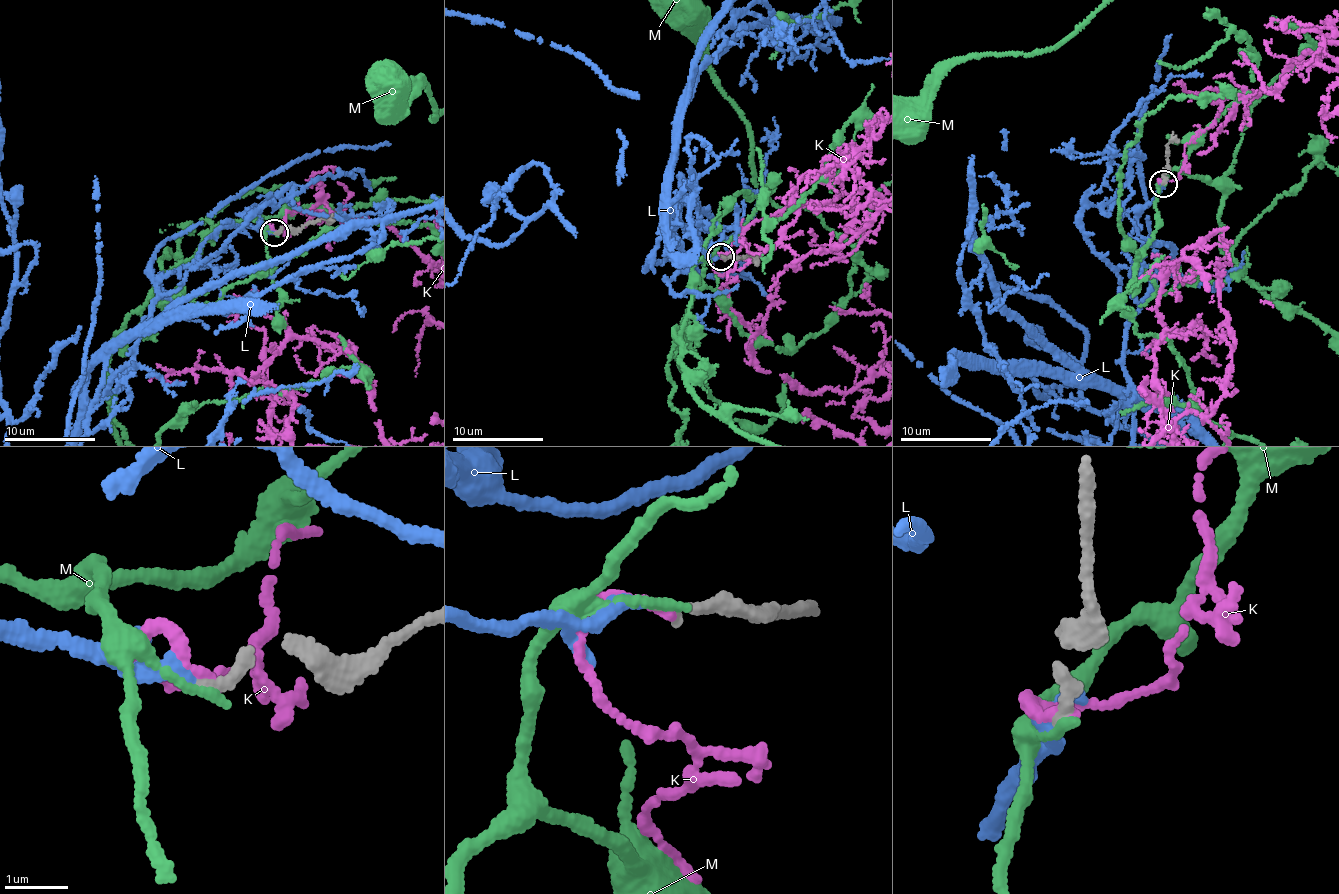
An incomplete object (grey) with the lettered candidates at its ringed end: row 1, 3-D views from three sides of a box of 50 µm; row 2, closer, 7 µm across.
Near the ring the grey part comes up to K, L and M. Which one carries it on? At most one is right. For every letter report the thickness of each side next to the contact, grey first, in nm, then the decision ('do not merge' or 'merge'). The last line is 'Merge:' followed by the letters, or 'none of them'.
K: calibres 190 and 160 nm; do not merge
L: calibres 180 and 200 nm; merge
M: calibres 190 and 140 nm; do not merge
Merge: L

